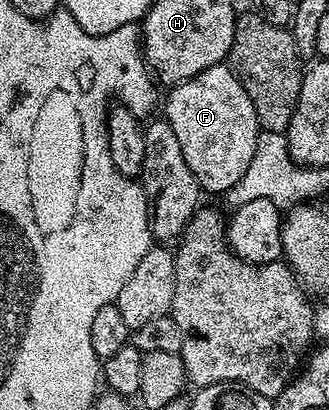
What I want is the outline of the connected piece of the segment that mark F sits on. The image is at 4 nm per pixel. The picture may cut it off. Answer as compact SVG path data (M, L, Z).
M226 64L210 66L205 68L197 76L187 79L170 87L167 94L167 103L163 110L167 113L167 122L171 125L171 134L175 137L175 142L179 145L179 154L183 157L182 165L186 173L194 178L200 191L211 194L222 195L233 188L241 176L245 176L245 168L253 160L257 152L257 140L260 136L259 121L257 112L253 112L253 104L241 88L237 76L232 72L231 67Z

